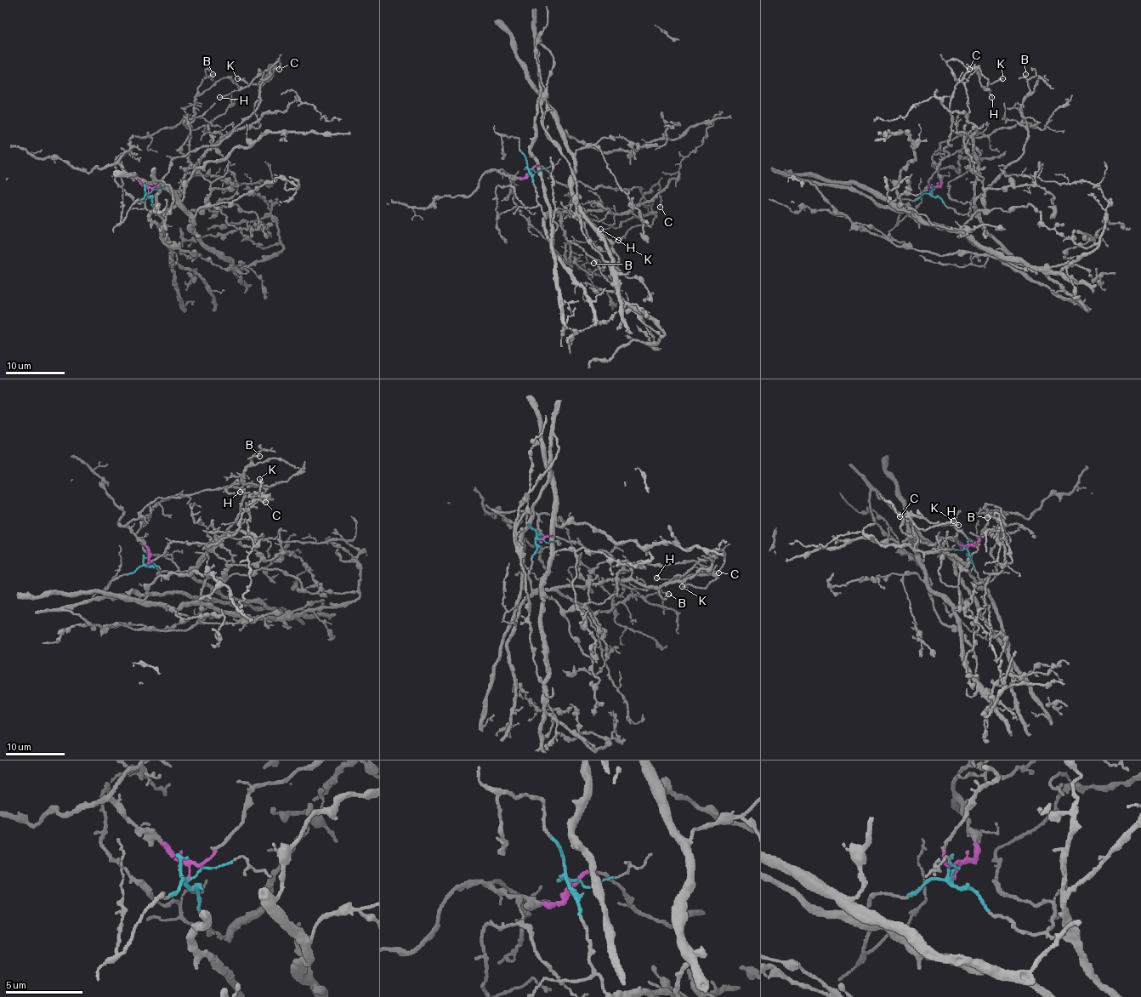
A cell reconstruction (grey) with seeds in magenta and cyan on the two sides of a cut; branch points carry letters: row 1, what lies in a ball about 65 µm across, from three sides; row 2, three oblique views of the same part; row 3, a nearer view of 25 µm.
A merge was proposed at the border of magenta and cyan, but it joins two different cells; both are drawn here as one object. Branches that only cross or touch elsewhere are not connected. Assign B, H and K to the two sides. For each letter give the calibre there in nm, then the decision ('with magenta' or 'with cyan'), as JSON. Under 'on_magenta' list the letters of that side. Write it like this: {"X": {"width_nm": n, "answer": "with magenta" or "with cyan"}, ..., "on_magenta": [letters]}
{"B": {"width_nm": 120, "answer": "with cyan"}, "H": {"width_nm": 100, "answer": "with magenta"}, "K": {"width_nm": 200, "answer": "with magenta"}, "on_magenta": ["H", "K"]}

